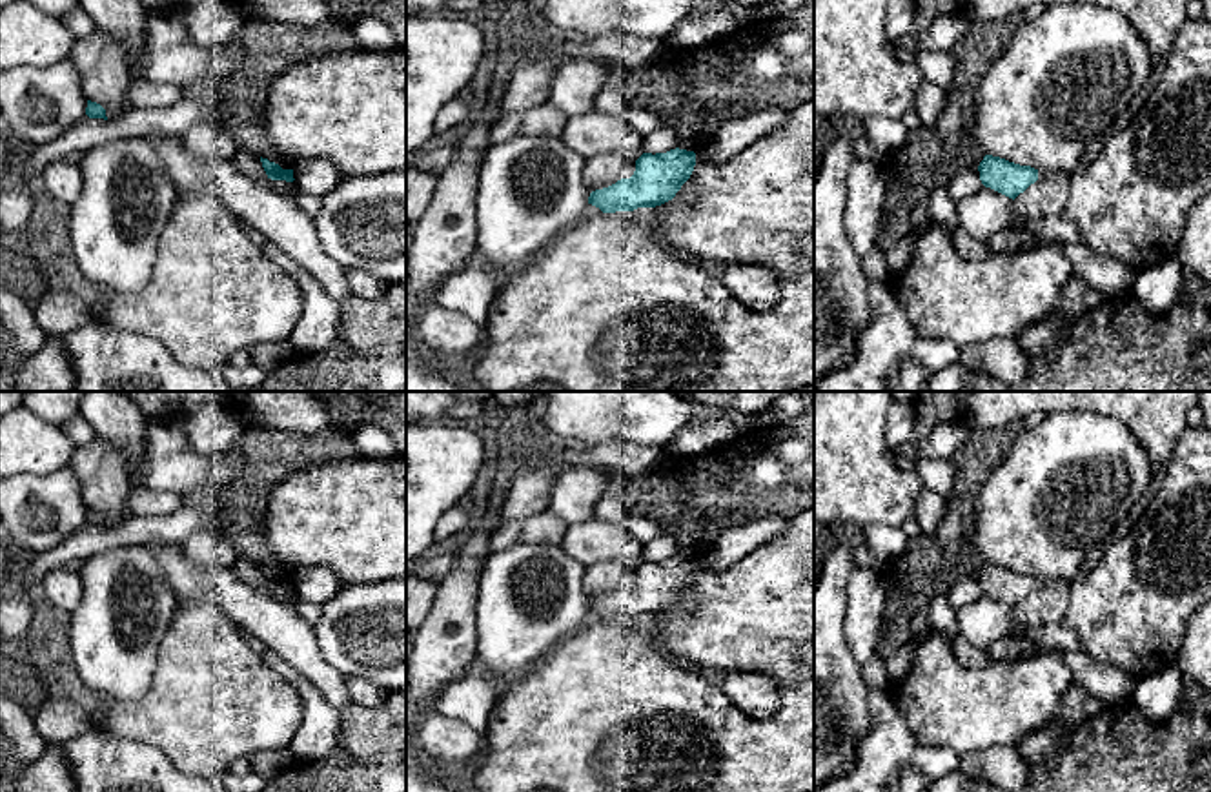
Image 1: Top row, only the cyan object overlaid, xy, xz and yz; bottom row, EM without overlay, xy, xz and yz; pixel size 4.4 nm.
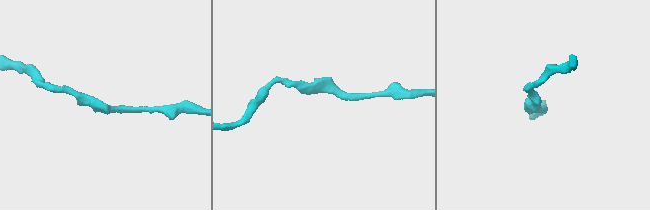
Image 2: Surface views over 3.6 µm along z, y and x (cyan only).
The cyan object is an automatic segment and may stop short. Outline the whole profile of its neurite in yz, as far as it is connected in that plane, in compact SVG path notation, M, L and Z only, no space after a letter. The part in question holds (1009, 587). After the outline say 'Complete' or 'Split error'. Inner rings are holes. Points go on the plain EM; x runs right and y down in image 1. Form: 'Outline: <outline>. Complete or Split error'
Outline: M992 563L983 564L978 579L985 595L991 595L1013 608L1038 588L1038 577Z. Complete

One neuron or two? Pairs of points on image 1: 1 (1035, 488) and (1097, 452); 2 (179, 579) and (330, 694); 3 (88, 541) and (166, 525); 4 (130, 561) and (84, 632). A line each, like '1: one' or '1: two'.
1: one
2: one
3: one
4: one

